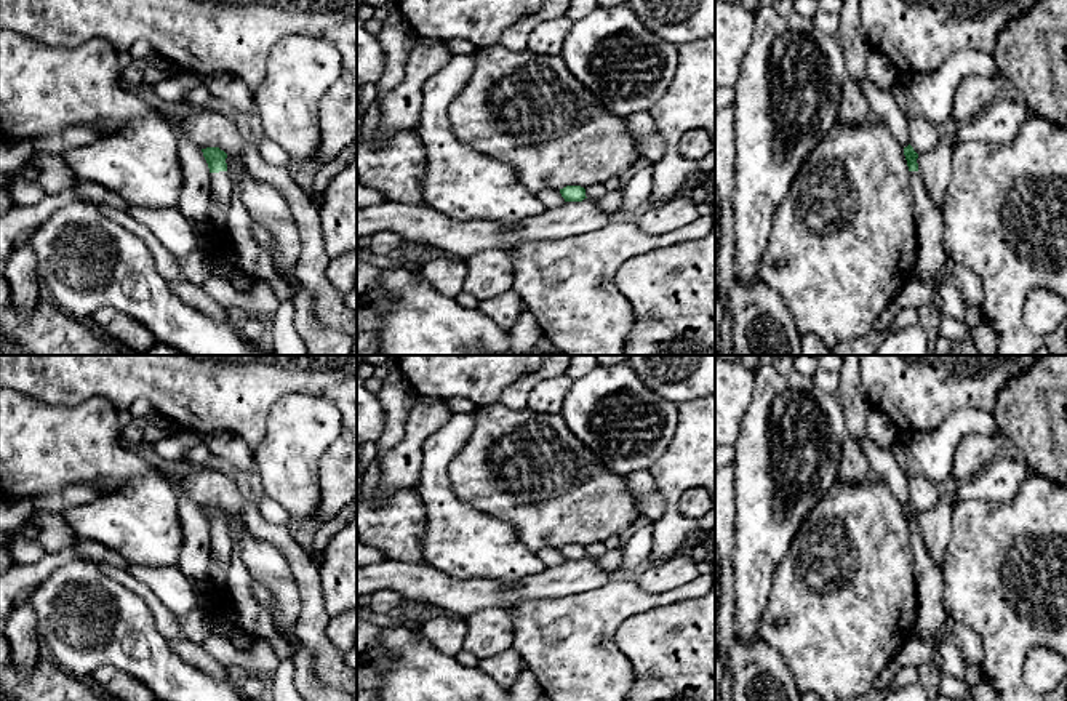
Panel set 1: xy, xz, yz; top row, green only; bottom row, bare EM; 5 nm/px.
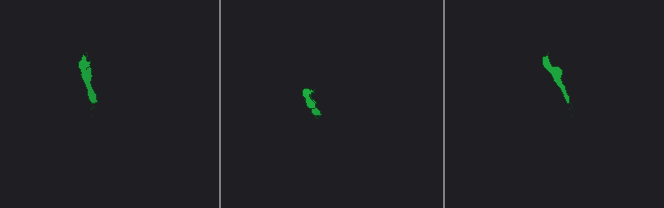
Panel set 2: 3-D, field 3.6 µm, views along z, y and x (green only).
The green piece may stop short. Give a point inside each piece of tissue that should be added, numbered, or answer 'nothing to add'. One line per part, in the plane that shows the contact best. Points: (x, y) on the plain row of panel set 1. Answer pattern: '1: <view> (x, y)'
1: xy (221, 546)

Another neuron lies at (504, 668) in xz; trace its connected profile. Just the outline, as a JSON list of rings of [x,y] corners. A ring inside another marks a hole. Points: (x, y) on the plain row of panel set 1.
[[[509,648],[491,658],[480,659],[478,669],[509,690],[525,669],[522,656],[515,648]]]

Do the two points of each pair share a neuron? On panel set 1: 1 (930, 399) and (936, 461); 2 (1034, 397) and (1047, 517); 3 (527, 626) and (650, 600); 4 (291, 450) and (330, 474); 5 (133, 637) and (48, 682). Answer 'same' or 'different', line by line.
1: different
2: different
3: same
4: different
5: different

